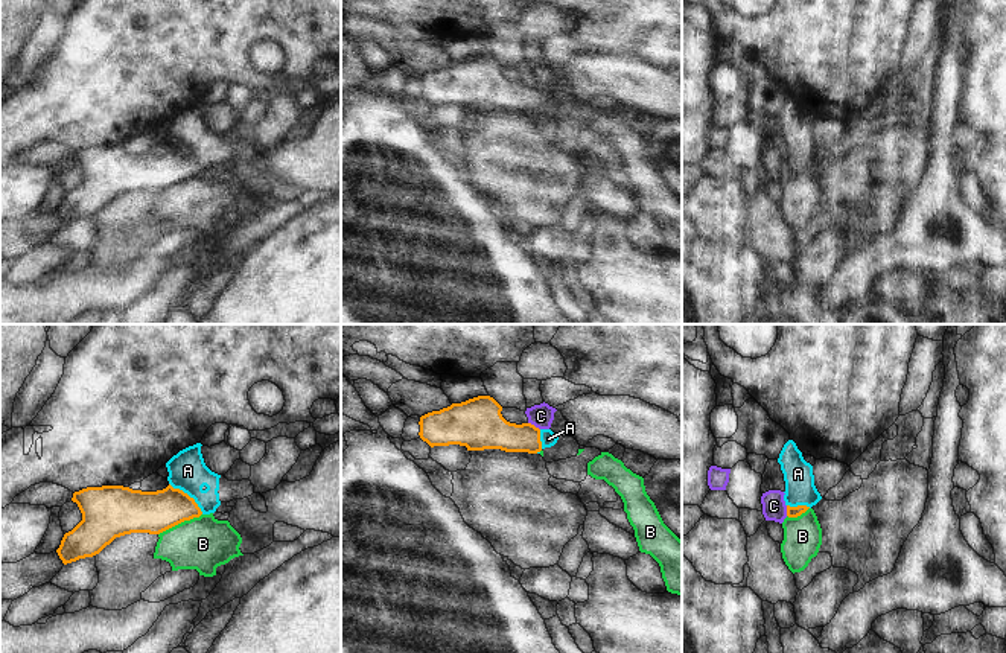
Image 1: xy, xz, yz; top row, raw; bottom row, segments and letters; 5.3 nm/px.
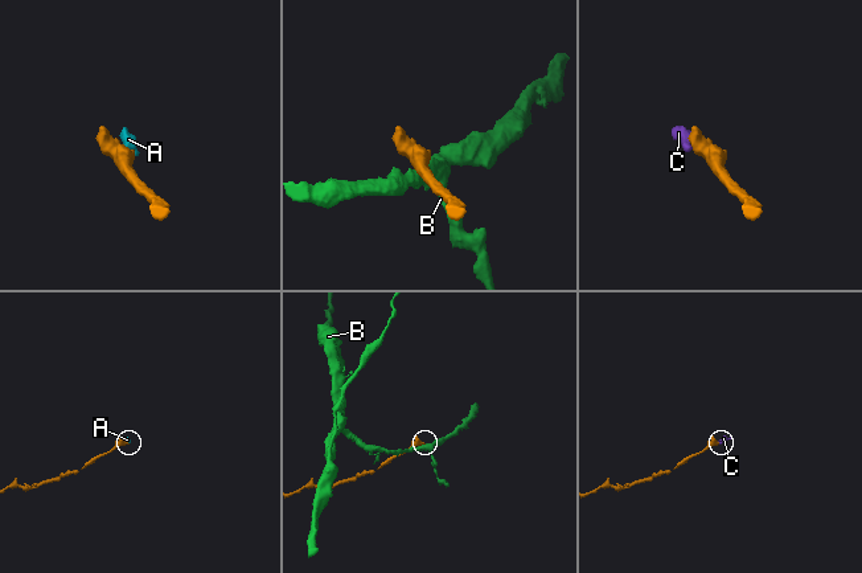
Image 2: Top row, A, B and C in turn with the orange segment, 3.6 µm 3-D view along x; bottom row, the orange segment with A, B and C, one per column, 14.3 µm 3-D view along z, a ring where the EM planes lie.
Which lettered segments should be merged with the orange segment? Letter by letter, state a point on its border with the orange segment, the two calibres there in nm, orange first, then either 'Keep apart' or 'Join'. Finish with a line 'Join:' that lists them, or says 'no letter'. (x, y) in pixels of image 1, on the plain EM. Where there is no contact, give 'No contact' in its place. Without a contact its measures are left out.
A: Touches orange at xy (187, 154). Thickness 220 nm (orange) against 200 nm. Join
B: Touches orange at xy (180, 181). Thickness 220 nm (orange) against 280 nm. Keep apart
C: Touches orange at xz (533, 84). Thickness 220 nm (orange) against 120 nm. Keep apart
Join: A

